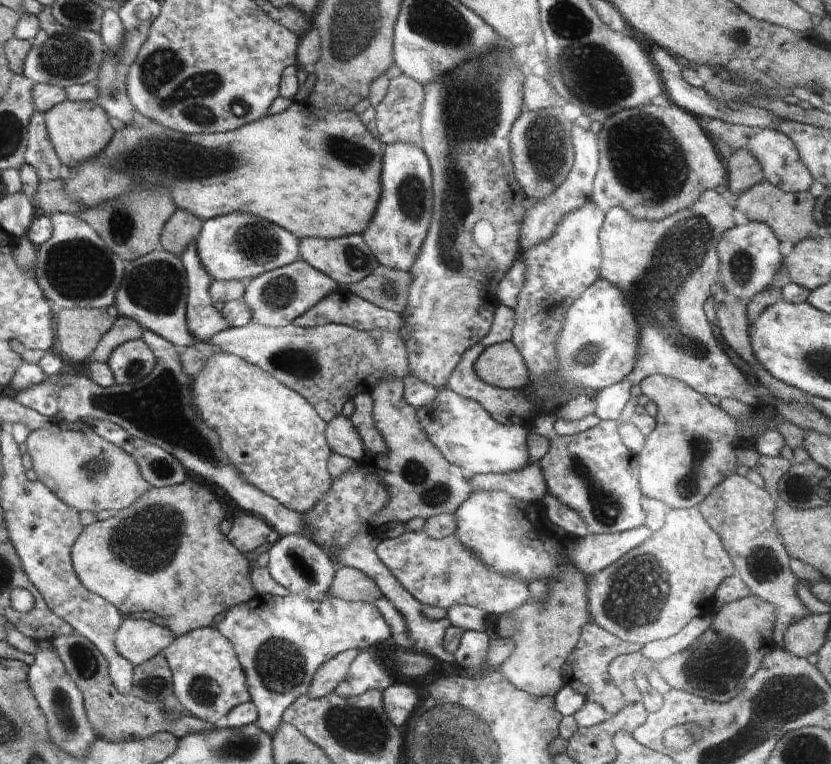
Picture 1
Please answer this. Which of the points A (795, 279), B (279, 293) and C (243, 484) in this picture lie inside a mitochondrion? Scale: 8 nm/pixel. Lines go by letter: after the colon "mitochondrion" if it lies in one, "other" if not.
A: other
B: mitochondrion
C: other

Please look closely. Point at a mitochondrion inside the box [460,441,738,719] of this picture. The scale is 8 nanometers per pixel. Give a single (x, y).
(643, 580)

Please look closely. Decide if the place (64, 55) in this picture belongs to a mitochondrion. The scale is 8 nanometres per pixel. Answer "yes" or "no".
yes

